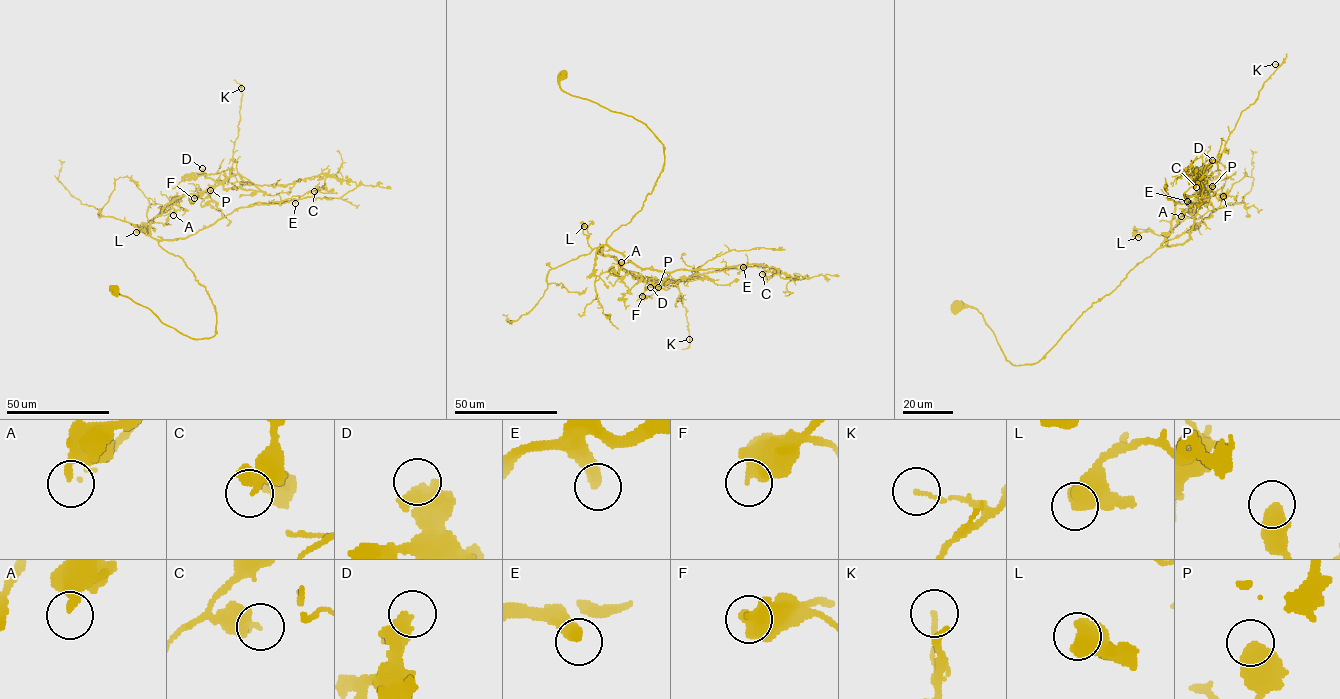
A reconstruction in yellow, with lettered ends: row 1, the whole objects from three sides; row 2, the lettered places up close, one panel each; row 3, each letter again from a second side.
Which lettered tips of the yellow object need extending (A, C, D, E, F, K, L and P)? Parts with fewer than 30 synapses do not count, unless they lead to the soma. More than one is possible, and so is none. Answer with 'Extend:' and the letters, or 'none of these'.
Extend: none of these

